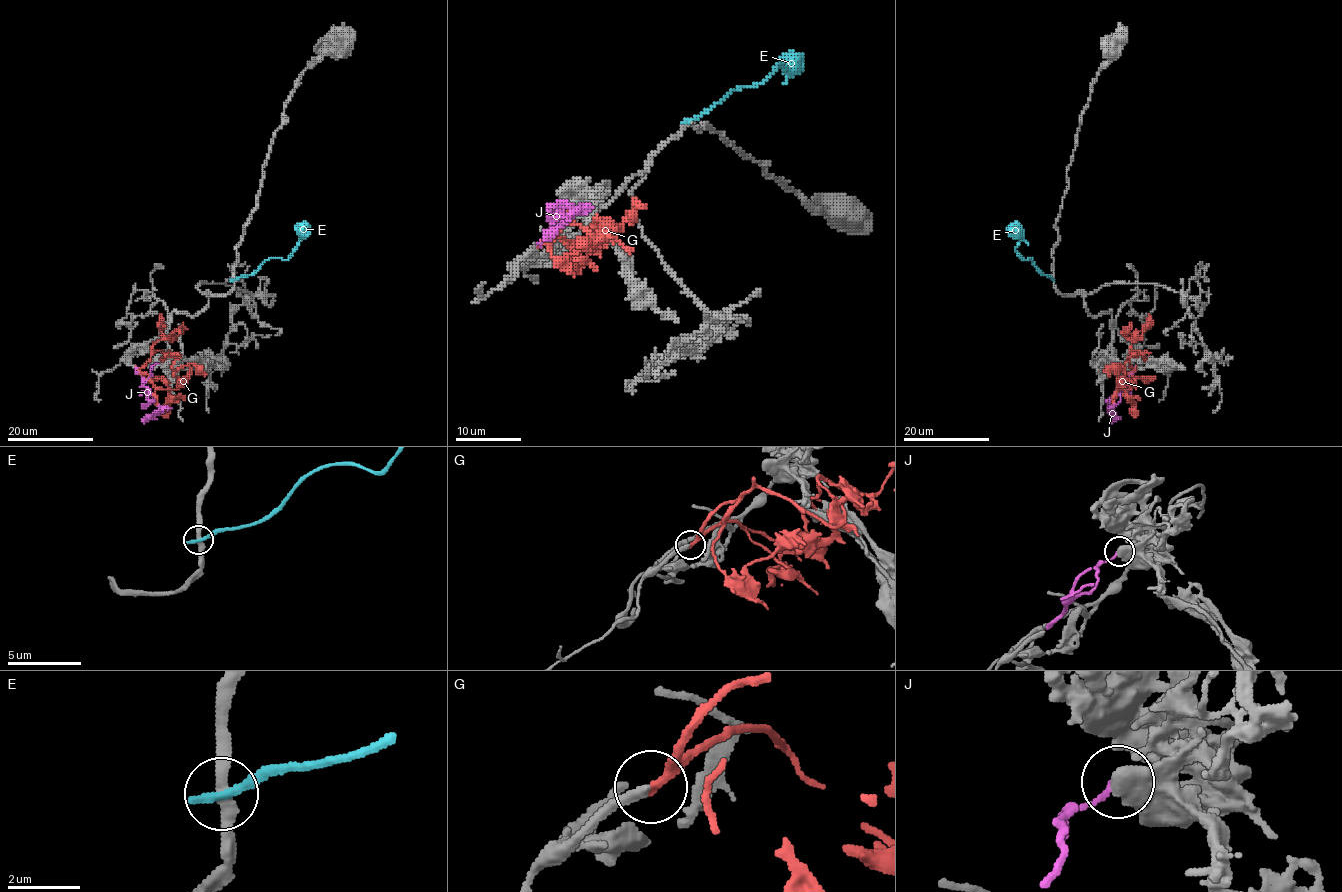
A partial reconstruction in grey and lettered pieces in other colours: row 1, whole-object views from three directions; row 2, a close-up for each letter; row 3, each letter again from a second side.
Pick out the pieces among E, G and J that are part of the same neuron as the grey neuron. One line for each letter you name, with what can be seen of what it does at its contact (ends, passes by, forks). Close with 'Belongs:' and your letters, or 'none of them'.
J: It ends there
Belongs: J

